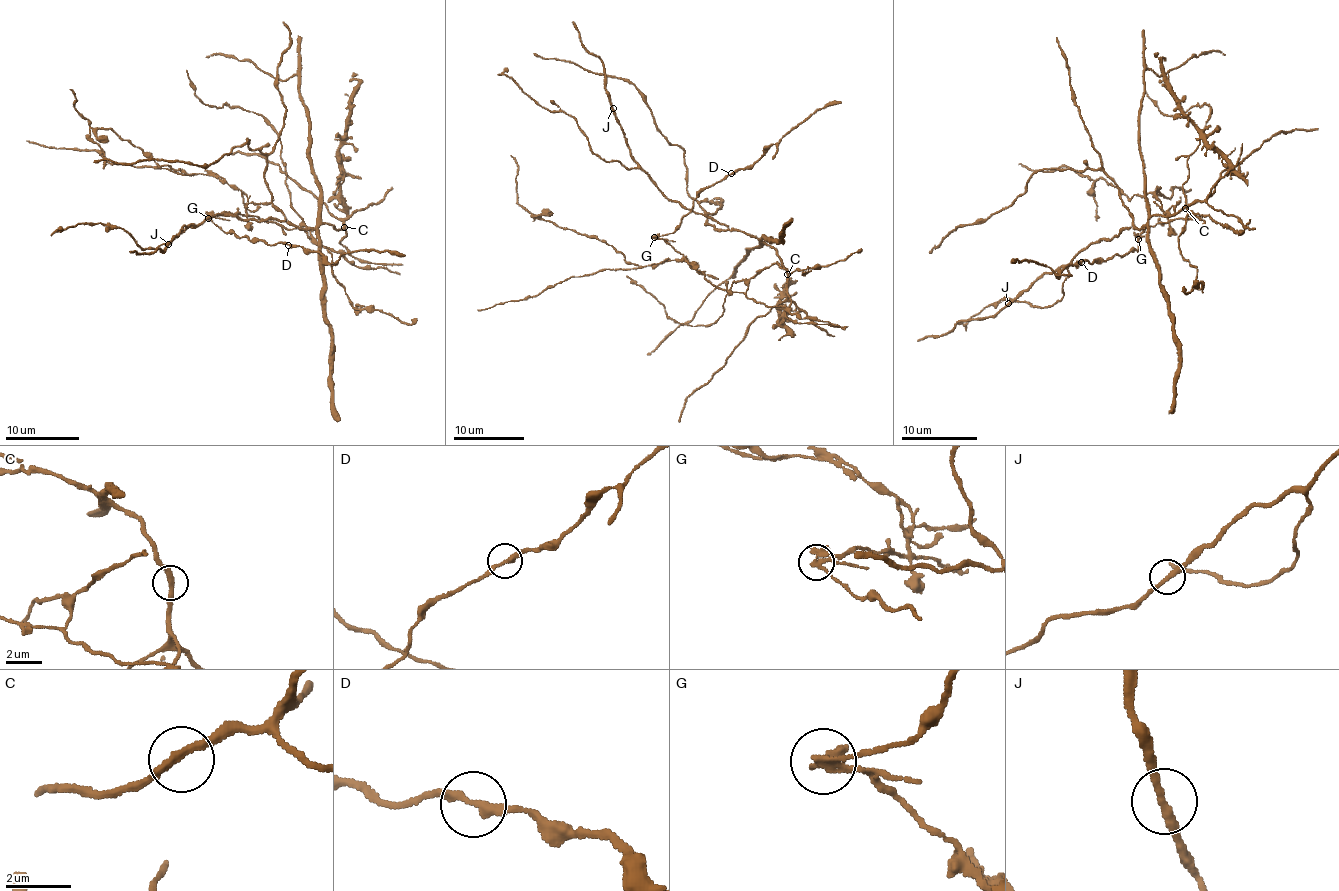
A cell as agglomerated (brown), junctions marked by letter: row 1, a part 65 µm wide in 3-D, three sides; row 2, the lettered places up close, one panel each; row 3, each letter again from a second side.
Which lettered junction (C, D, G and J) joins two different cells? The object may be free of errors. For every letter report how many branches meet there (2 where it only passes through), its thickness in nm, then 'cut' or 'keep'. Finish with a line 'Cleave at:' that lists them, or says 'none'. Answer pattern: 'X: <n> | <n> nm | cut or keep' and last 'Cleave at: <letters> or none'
C: 2 | 260 nm | keep
D: 2 | 280 nm | keep
G: 2 | 280 nm | cut
J: 2 | 260 nm | keep
Cleave at: G

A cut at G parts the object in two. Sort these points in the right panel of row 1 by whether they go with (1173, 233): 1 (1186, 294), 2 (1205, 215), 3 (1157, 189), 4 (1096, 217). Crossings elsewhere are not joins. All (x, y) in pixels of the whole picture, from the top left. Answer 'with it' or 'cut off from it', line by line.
1: with it
2: with it
3: with it
4: with it

